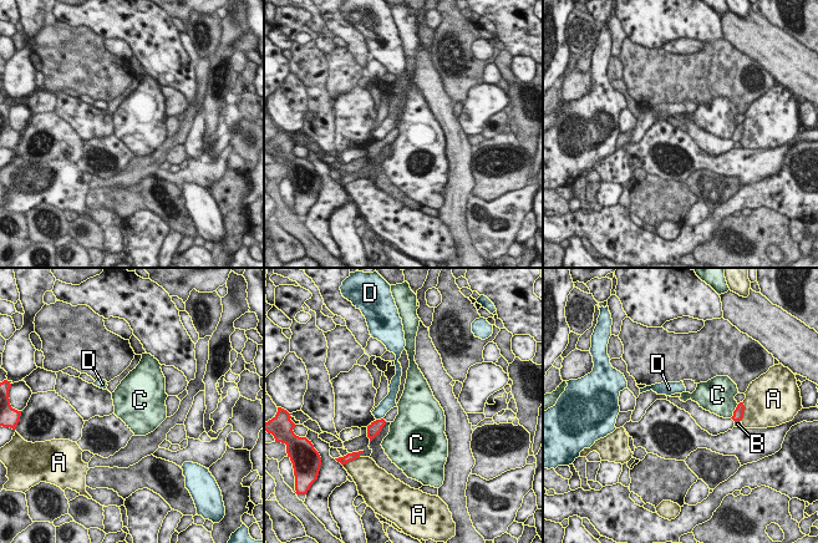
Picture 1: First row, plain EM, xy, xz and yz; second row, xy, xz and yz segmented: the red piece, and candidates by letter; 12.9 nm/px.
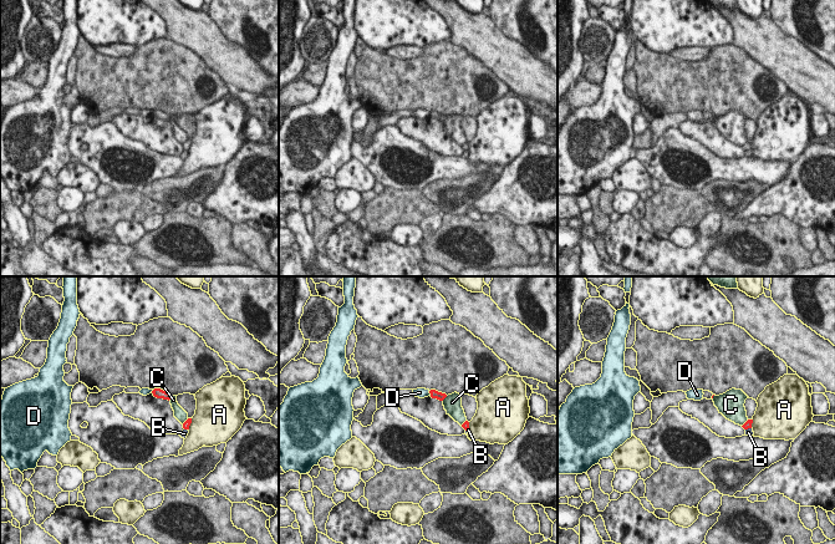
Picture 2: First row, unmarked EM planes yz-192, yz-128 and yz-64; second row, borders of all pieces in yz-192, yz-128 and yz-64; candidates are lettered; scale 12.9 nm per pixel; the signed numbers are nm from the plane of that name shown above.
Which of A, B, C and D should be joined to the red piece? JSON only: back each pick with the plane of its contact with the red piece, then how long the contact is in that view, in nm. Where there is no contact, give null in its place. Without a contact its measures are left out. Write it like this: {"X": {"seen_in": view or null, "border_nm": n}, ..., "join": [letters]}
{"join": []}

